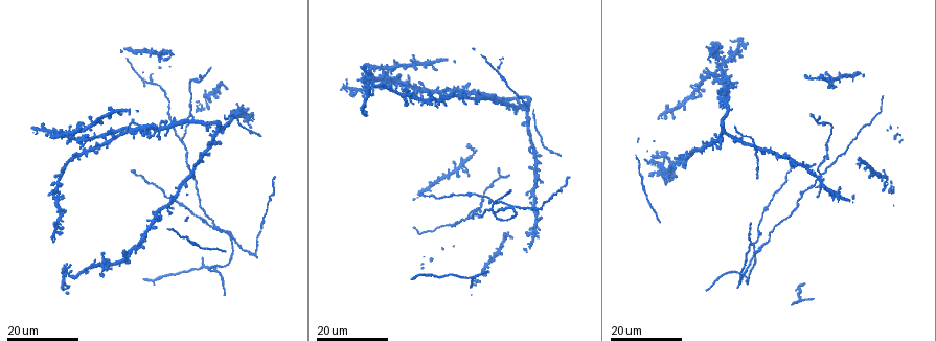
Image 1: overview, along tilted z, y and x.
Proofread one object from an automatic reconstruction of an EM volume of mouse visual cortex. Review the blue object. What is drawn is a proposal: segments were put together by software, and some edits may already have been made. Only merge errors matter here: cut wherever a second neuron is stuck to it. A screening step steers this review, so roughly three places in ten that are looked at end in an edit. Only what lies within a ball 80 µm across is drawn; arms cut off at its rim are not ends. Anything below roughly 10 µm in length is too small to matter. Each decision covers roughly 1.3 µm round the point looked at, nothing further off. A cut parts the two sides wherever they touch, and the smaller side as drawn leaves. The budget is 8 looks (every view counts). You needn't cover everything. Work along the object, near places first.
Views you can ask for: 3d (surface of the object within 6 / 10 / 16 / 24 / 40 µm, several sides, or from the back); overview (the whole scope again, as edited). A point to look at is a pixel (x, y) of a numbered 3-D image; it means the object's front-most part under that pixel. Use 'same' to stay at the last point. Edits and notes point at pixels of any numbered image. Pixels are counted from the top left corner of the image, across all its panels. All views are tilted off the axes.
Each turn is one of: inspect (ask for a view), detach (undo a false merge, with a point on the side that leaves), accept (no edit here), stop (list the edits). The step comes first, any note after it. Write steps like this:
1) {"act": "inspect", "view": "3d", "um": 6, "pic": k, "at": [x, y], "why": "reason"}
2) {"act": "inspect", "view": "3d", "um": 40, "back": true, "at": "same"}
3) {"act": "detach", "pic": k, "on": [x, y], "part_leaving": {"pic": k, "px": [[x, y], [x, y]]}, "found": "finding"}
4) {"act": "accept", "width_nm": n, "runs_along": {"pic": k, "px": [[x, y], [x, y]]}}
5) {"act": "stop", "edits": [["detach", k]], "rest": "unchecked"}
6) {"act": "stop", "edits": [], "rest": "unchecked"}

{"act": "inspect", "view": "3d", "um": 24, "pic": 1, "at": [735, 139]}

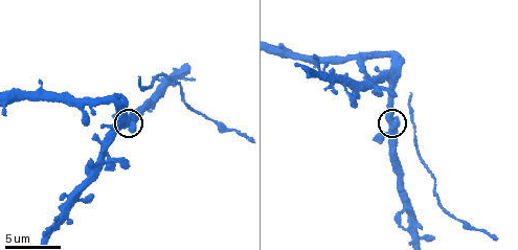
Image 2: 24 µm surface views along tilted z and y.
{"act": "inspect", "view": "3d", "um": 6, "pic": 2, "at": [393, 119]}

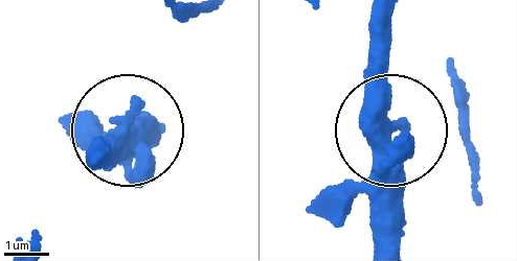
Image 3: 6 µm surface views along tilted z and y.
{"act": "accept", "found": "continuous, no second neuron"}

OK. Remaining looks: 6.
{"act": "inspect", "view": "3d", "um": 24, "pic": 1, "at": [171, 199], "why": "four arms meet"}

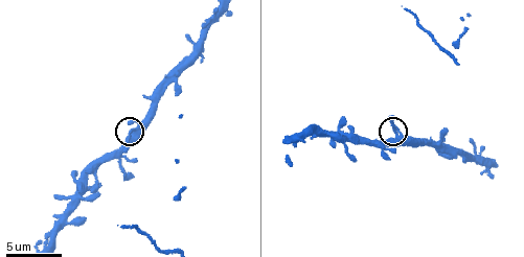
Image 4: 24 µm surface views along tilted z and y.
{"act": "inspect", "view": "3d", "um": 6, "pic": 4, "at": [397, 137]}

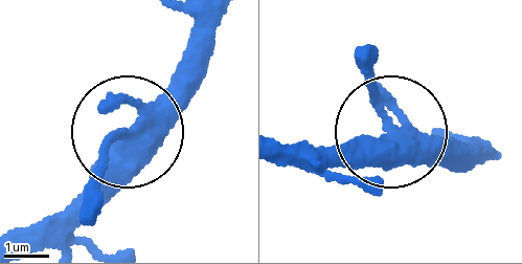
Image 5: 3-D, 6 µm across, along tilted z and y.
{"act": "accept", "width_nm": 400, "runs_along": {"pic": 5, "px": [[218, 22], [141, 122], [114, 138], [91, 202]]}, "found": "all the same neuron"}

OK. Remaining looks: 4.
{"act": "inspect", "view": "3d", "um": 24, "pic": 1, "at": [468, 219]}

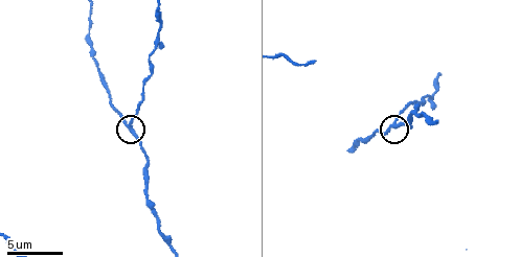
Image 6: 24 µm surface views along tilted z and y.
{"act": "inspect", "view": "3d", "um": 10, "pic": 6, "at": [393, 126]}

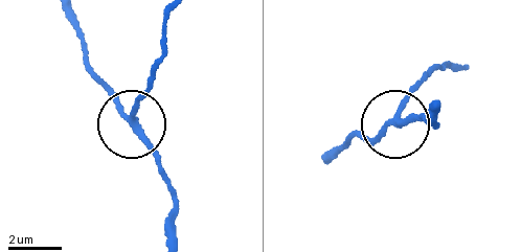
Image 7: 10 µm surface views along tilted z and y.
{"act": "accept", "arms": 3, "found": "one neuron here"}

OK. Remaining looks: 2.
{"act": "inspect", "view": "3d", "um": 16, "pic": 1, "at": [225, 230], "why": "small branch off a trunk"}

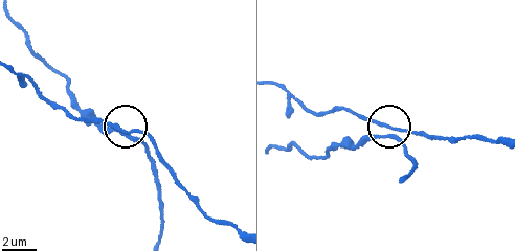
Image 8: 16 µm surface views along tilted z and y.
{"act": "inspect", "view": "3d", "um": 6, "pic": 8, "at": [383, 126]}

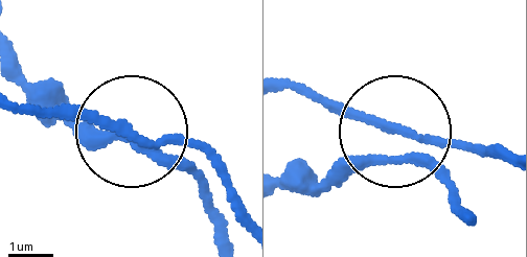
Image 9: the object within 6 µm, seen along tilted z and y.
{"act": "accept", "found": "continuous, no second neuron"}

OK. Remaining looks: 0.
{"act": "stop", "edits": [], "rest": "unchecked"}

